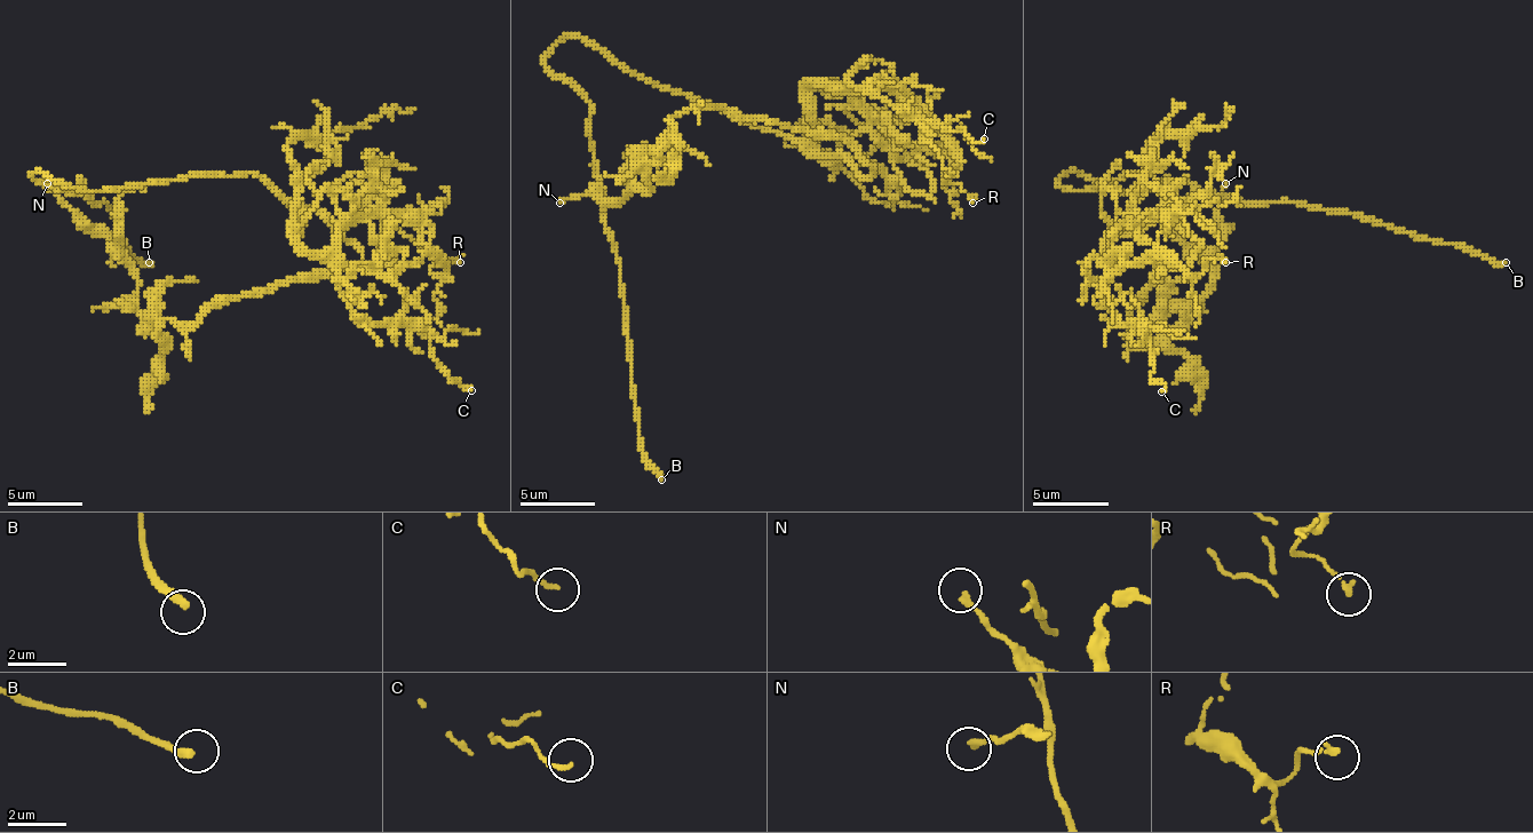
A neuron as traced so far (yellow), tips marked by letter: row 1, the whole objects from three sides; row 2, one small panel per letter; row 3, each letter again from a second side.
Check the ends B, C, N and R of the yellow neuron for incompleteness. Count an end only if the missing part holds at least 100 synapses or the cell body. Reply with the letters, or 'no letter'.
B

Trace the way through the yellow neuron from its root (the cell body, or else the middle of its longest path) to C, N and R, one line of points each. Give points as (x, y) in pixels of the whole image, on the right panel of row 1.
C: (1128, 175), (1150, 172), (1161, 201), (1109, 239), (1105, 288), (1124, 323), (1146, 331), (1150, 375), (1161, 391)
N: (1128, 175), (1150, 172), (1199, 244), (1132, 308), (1132, 323), (1169, 326), (1210, 282), (1225, 183)
R: (1128, 175), (1150, 172), (1176, 209), (1176, 224), (1154, 217), (1166, 217), (1166, 251), (1192, 274), (1225, 262)

